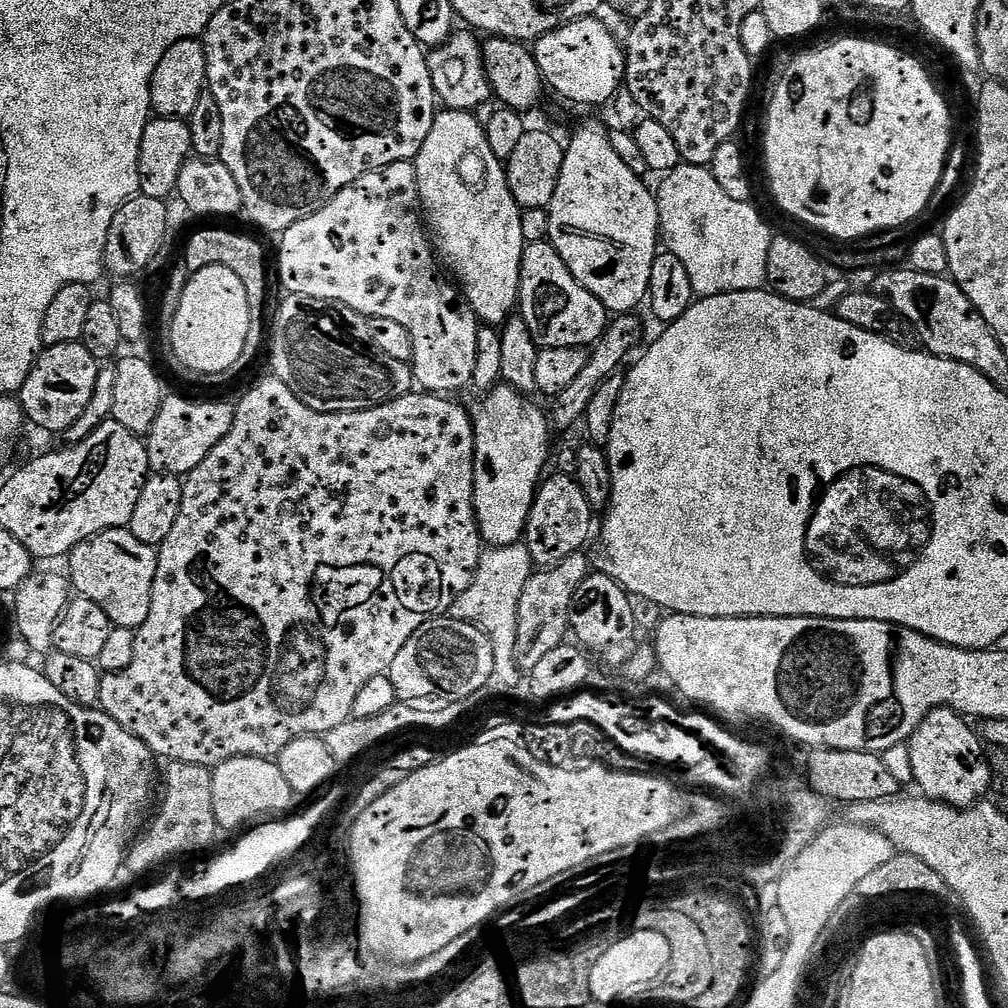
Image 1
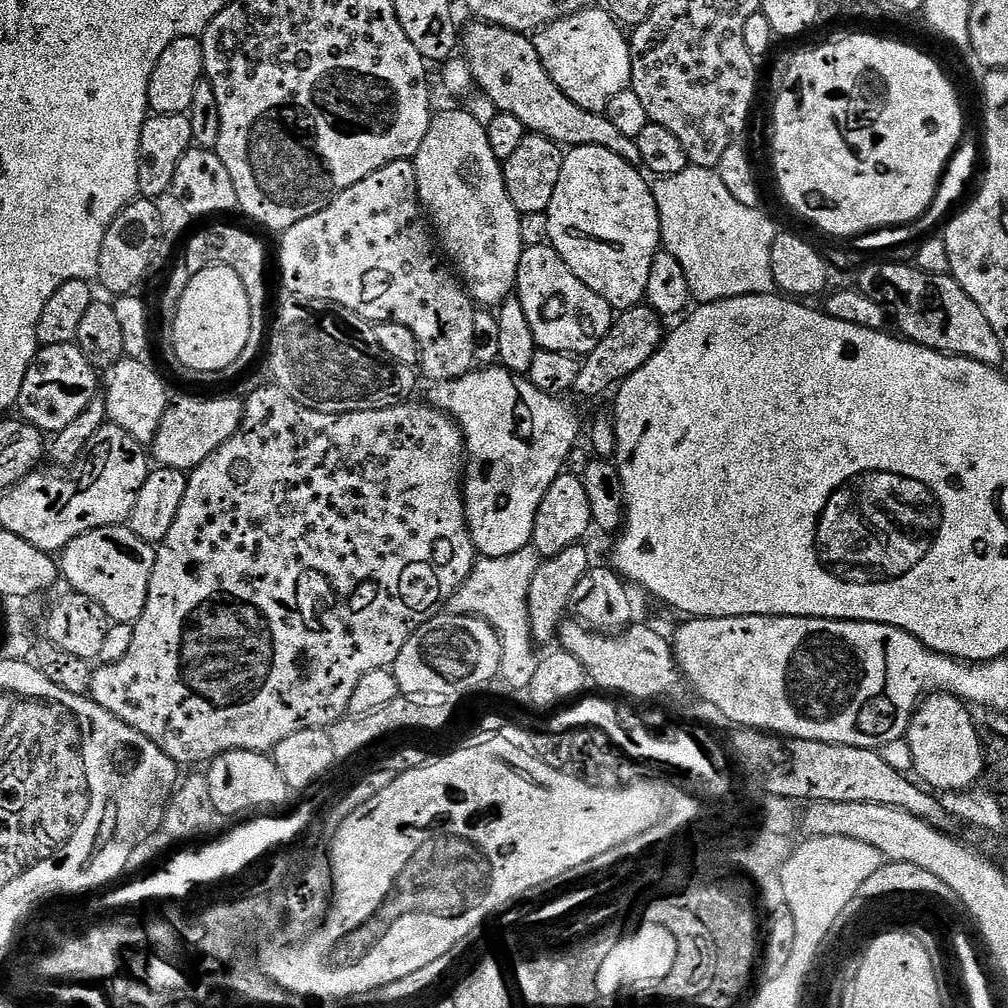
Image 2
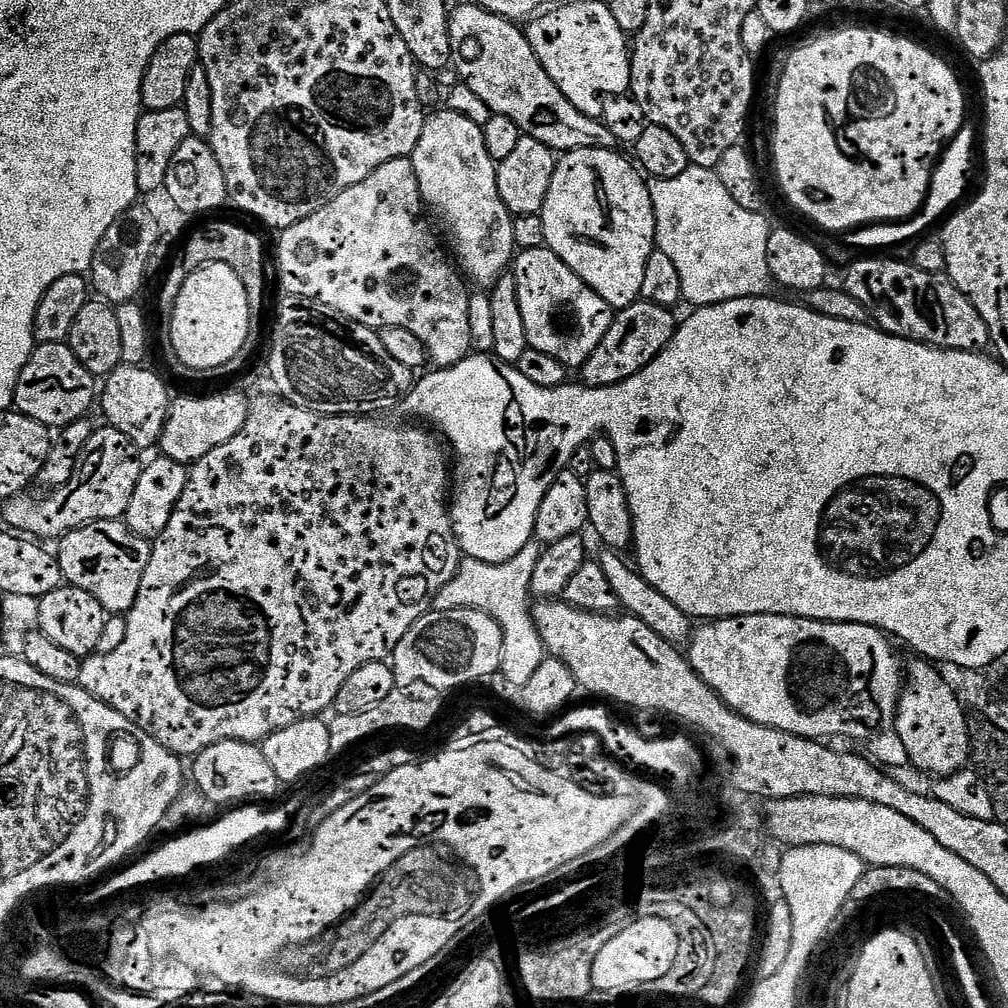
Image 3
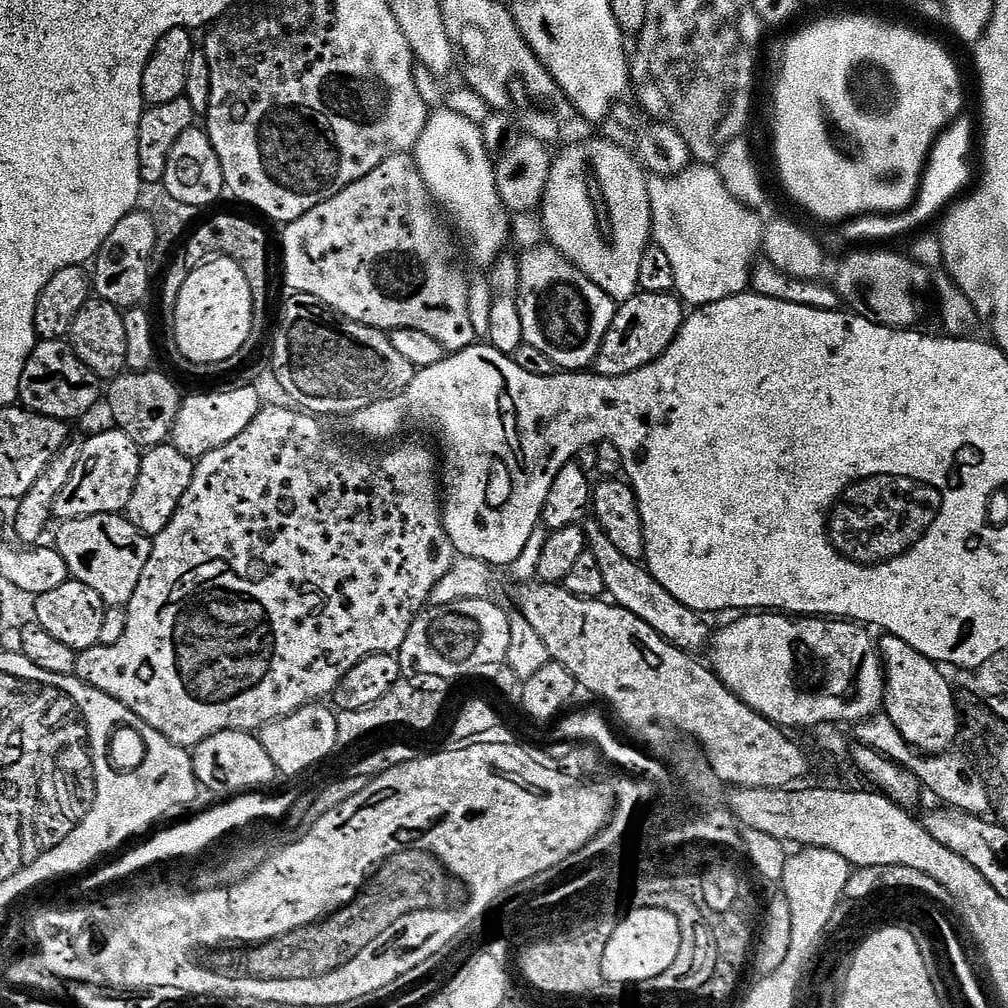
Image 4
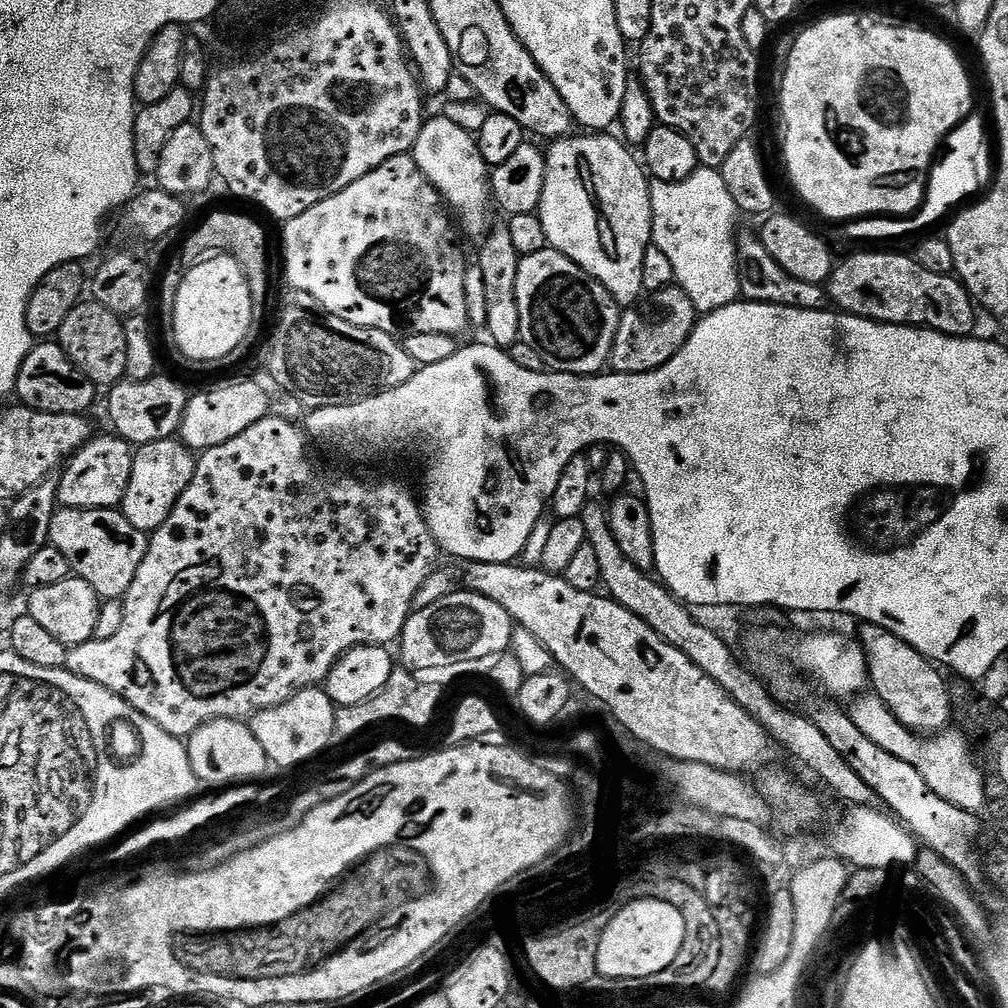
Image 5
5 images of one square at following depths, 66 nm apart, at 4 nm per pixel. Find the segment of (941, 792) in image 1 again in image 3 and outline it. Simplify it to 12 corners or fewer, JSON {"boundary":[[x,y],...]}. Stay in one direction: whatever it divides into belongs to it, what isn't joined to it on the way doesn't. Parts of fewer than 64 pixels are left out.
{"boundary":[[907,661],[894,735],[931,778],[967,769],[968,717],[937,665]]}

